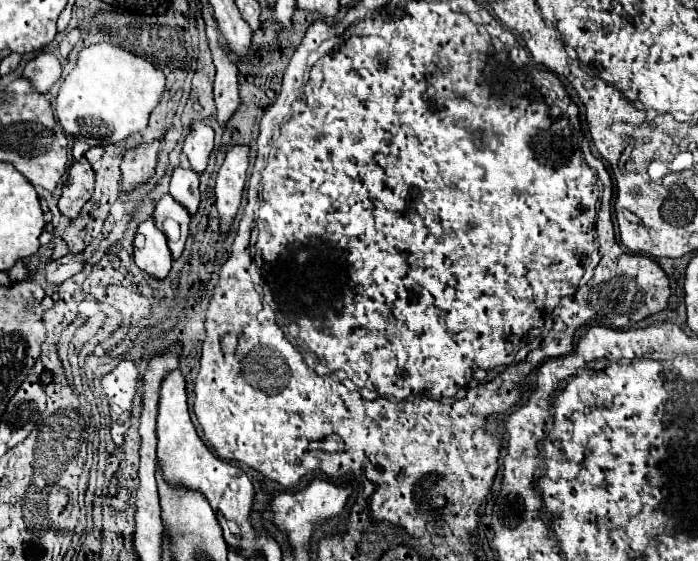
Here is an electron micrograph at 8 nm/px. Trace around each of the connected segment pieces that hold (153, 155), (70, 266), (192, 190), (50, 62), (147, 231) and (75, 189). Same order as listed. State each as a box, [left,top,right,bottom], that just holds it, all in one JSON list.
[[121,141,161,191],[45,255,85,285],[169,167,199,215],[21,53,61,93],[133,217,173,279],[59,157,95,219]]

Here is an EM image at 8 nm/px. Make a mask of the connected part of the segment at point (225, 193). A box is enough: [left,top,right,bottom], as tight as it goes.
[215,147,249,235]

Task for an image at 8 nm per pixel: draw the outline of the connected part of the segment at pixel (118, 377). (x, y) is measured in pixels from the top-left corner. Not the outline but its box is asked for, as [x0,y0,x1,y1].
[99,357,139,445]

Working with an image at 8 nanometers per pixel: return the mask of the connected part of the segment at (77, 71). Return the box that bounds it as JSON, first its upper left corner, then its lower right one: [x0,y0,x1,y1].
[57,43,165,147]

